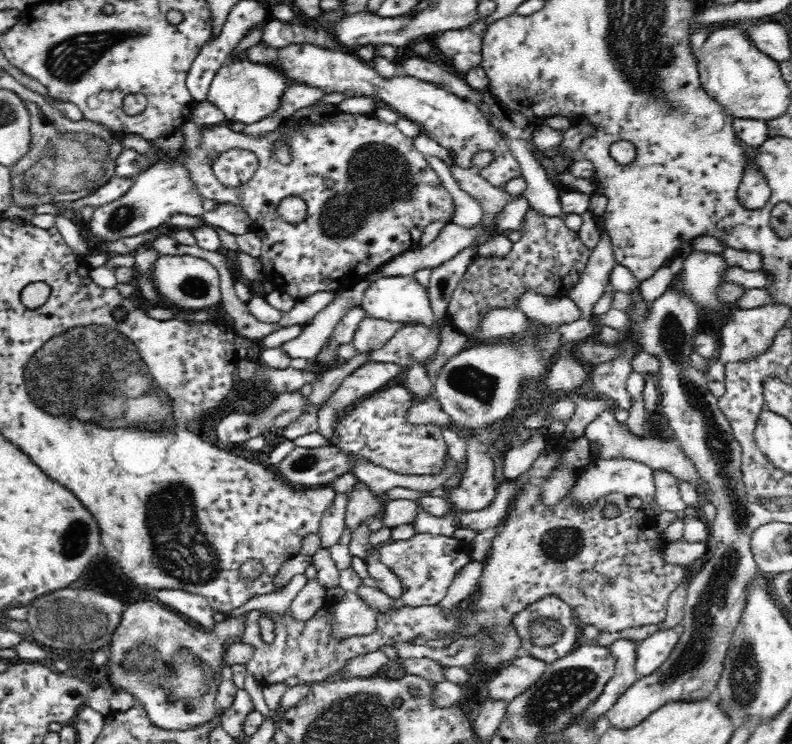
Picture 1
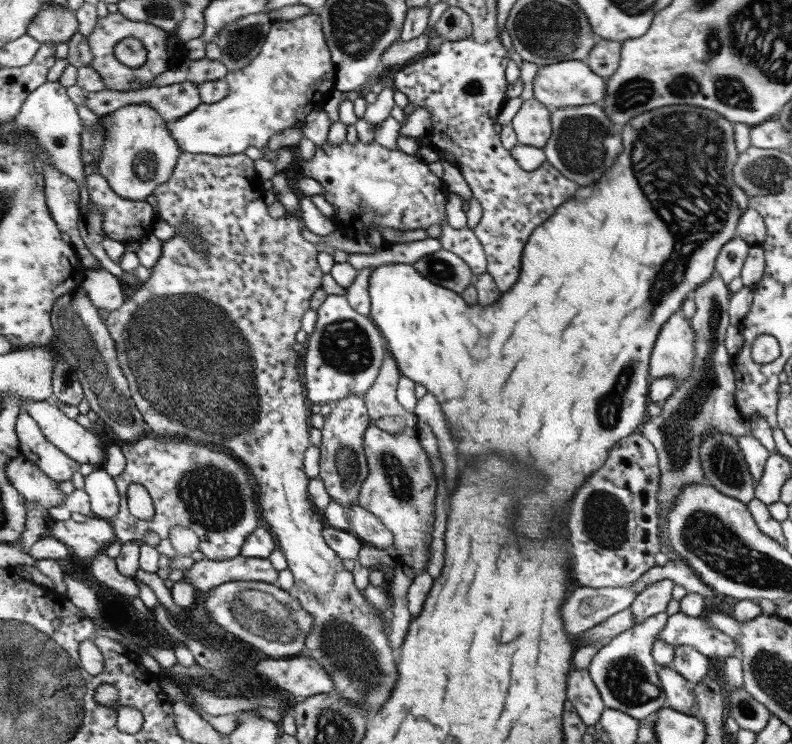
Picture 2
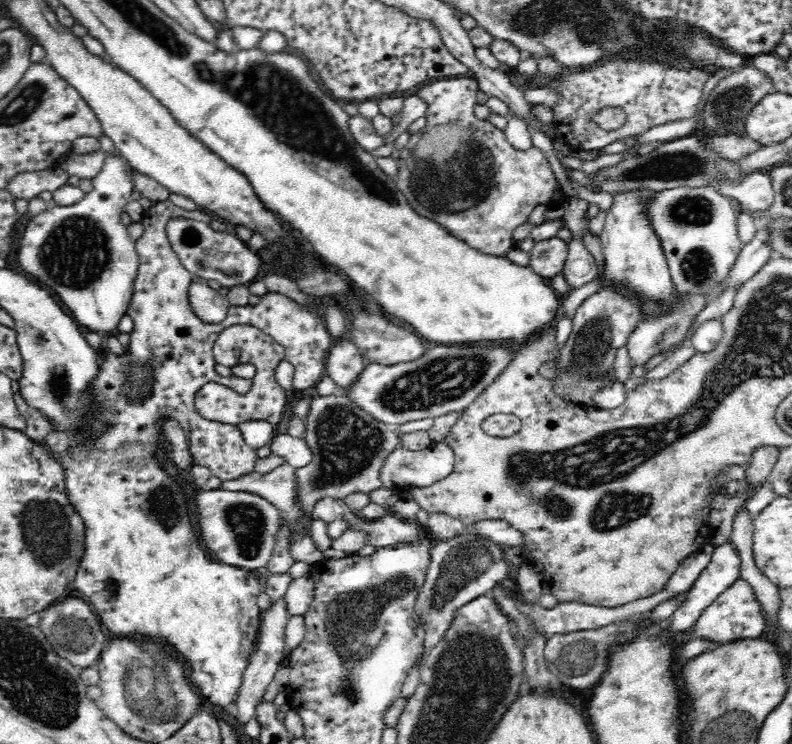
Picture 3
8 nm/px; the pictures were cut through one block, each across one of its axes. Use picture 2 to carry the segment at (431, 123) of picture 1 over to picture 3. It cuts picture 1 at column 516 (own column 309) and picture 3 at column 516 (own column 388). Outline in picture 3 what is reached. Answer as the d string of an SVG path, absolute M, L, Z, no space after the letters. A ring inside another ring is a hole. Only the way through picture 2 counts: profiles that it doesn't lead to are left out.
M466 76L430 80L428 84L412 90L414 96L420 96L428 104L428 124L422 132L412 136L404 150L400 150L400 174L396 176L396 182L398 188L410 198L412 206L422 212L422 216L450 230L452 236L468 242L472 248L484 254L500 256L510 244L514 244L514 230L530 220L530 214L538 204L552 206L562 202L562 196L560 192L556 194L556 176L542 148L532 146L528 150L518 150L510 146L500 128L488 120L476 118L474 106L478 104L478 92L478 80Z

